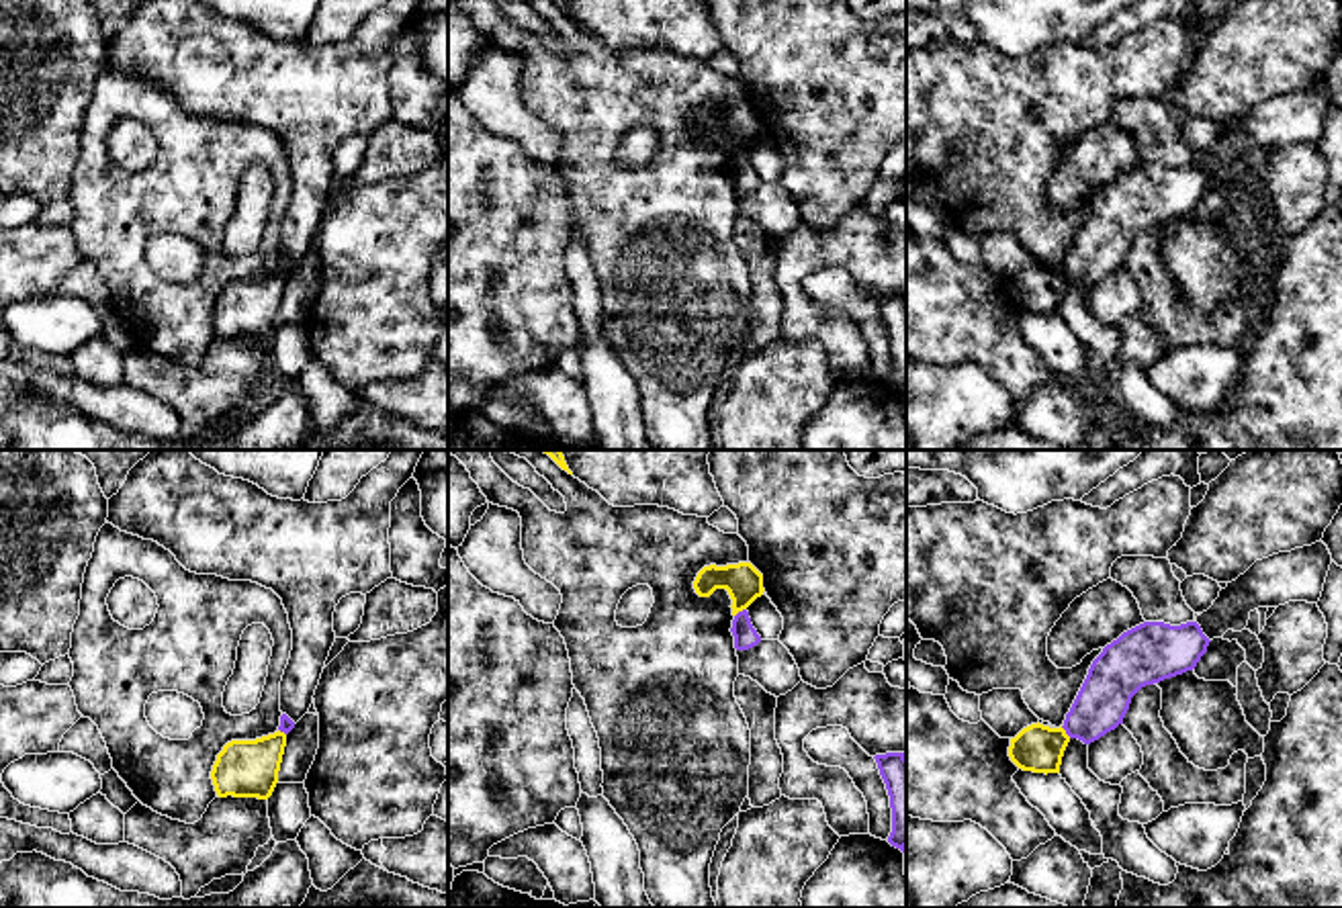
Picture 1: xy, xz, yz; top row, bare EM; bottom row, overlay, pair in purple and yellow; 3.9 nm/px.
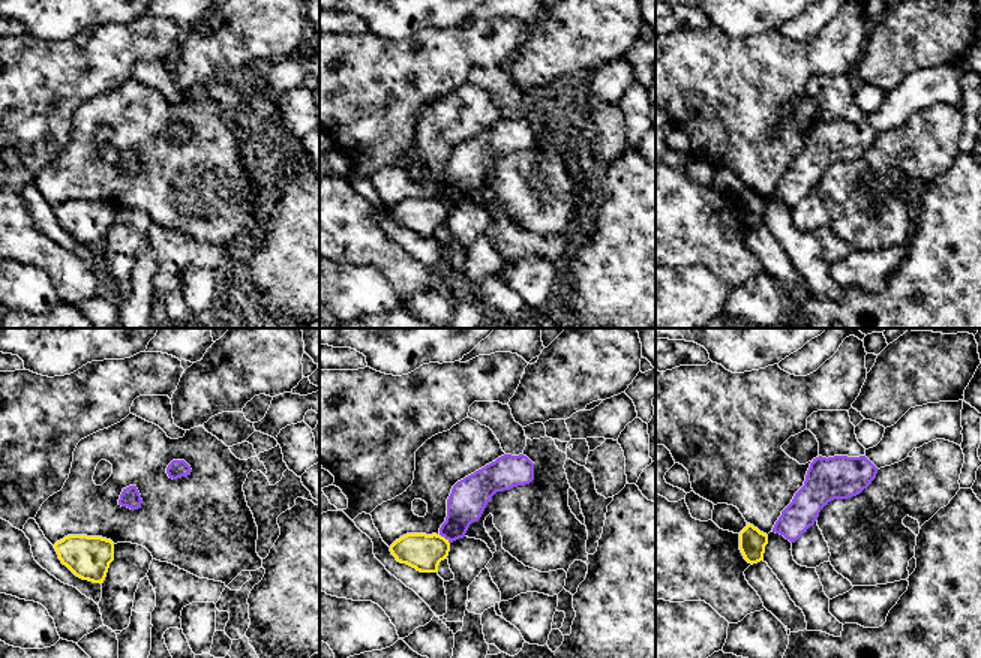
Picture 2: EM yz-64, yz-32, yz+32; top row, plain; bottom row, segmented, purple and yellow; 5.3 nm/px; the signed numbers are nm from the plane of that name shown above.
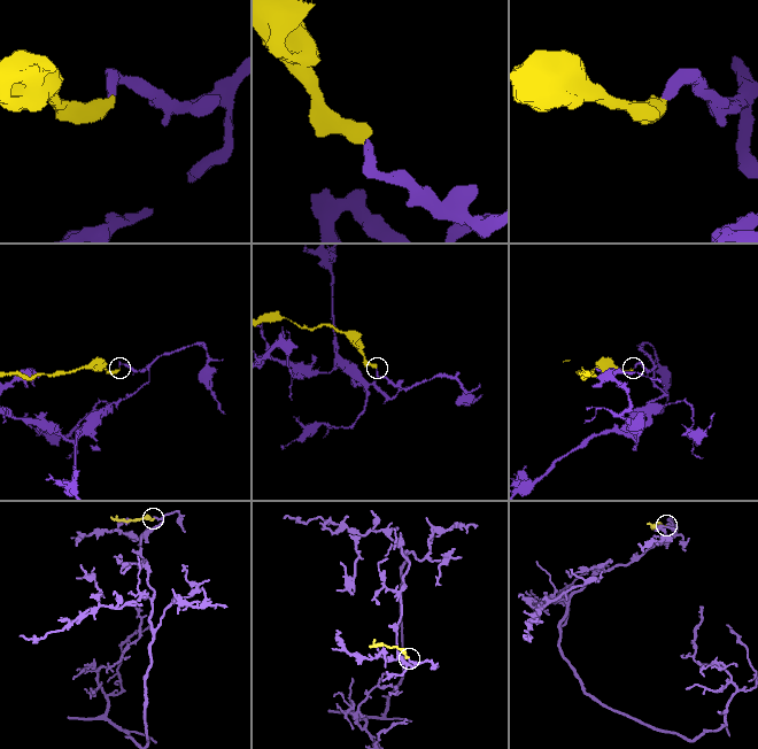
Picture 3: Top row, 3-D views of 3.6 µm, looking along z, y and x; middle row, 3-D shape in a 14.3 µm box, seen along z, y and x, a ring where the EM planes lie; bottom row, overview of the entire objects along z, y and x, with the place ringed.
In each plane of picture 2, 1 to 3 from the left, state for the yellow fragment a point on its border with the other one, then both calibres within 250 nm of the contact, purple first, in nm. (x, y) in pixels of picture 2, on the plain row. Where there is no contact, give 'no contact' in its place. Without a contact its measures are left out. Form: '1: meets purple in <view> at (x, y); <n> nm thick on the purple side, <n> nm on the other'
1: no contact
2: meets purple in yz-32 at (444, 201); 200 nm thick on the purple side, 190 nm on the other
3: no contact

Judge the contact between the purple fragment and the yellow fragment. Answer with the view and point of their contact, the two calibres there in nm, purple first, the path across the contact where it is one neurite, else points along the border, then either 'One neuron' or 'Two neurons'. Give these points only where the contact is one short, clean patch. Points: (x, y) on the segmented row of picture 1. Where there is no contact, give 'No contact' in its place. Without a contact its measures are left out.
Touches purple at xz (739, 612). Thickness 100 nm (purple) against 150 nm. Boundary: xz (745, 608), (735, 616). Two neurons

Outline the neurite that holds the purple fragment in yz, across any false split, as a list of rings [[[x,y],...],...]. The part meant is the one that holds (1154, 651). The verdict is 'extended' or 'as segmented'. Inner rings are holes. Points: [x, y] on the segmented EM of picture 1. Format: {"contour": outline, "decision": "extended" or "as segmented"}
{"contour": [[[1144,622],[1123,632],[1092,661],[1062,728],[1084,744],[1099,740],[1123,724],[1142,687],[1193,671],[1209,642],[1197,622]]], "decision": "as segmented"}

